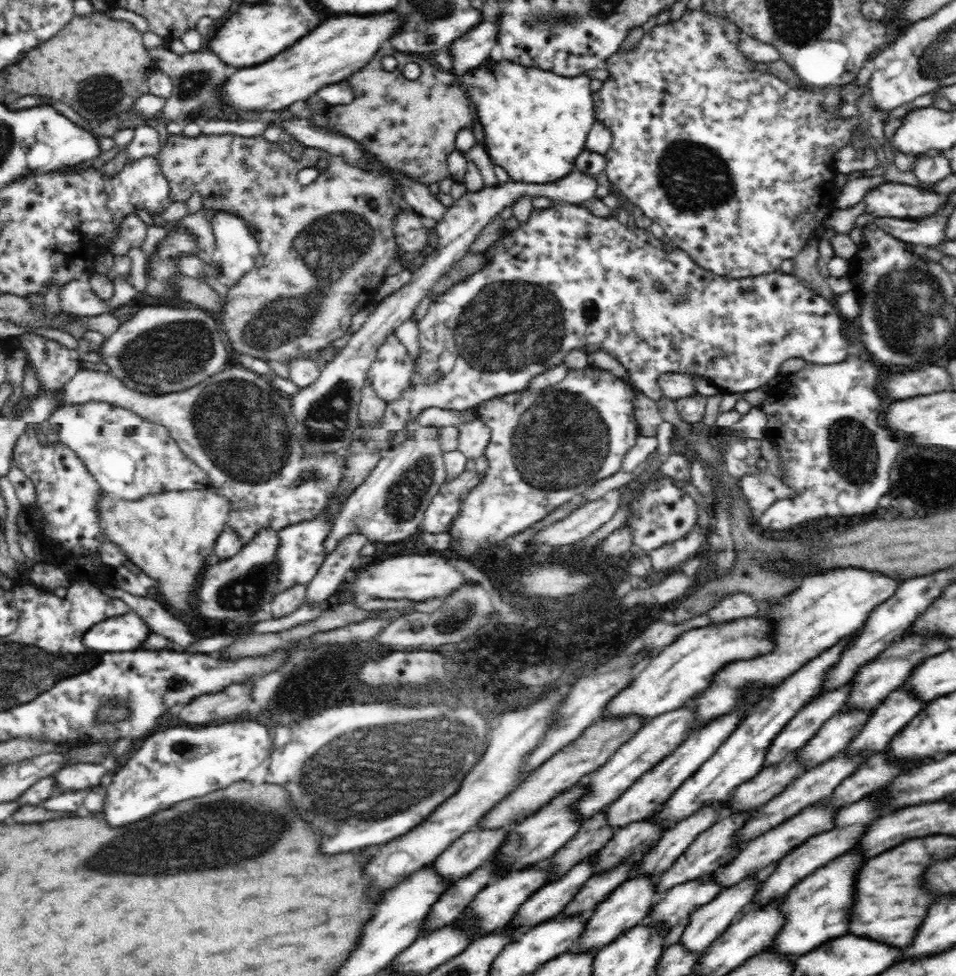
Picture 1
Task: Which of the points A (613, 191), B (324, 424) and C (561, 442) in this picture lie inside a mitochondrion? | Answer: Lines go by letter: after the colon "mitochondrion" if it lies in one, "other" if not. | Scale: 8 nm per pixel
A: other
B: mitochondrion
C: mitochondrion

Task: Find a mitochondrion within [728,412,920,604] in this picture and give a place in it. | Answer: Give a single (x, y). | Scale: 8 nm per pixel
(851, 447)

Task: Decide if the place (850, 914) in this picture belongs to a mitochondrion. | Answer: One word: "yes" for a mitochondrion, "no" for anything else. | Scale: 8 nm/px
no

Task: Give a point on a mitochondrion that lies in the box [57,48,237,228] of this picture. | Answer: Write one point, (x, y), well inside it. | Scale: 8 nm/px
(100, 94)

